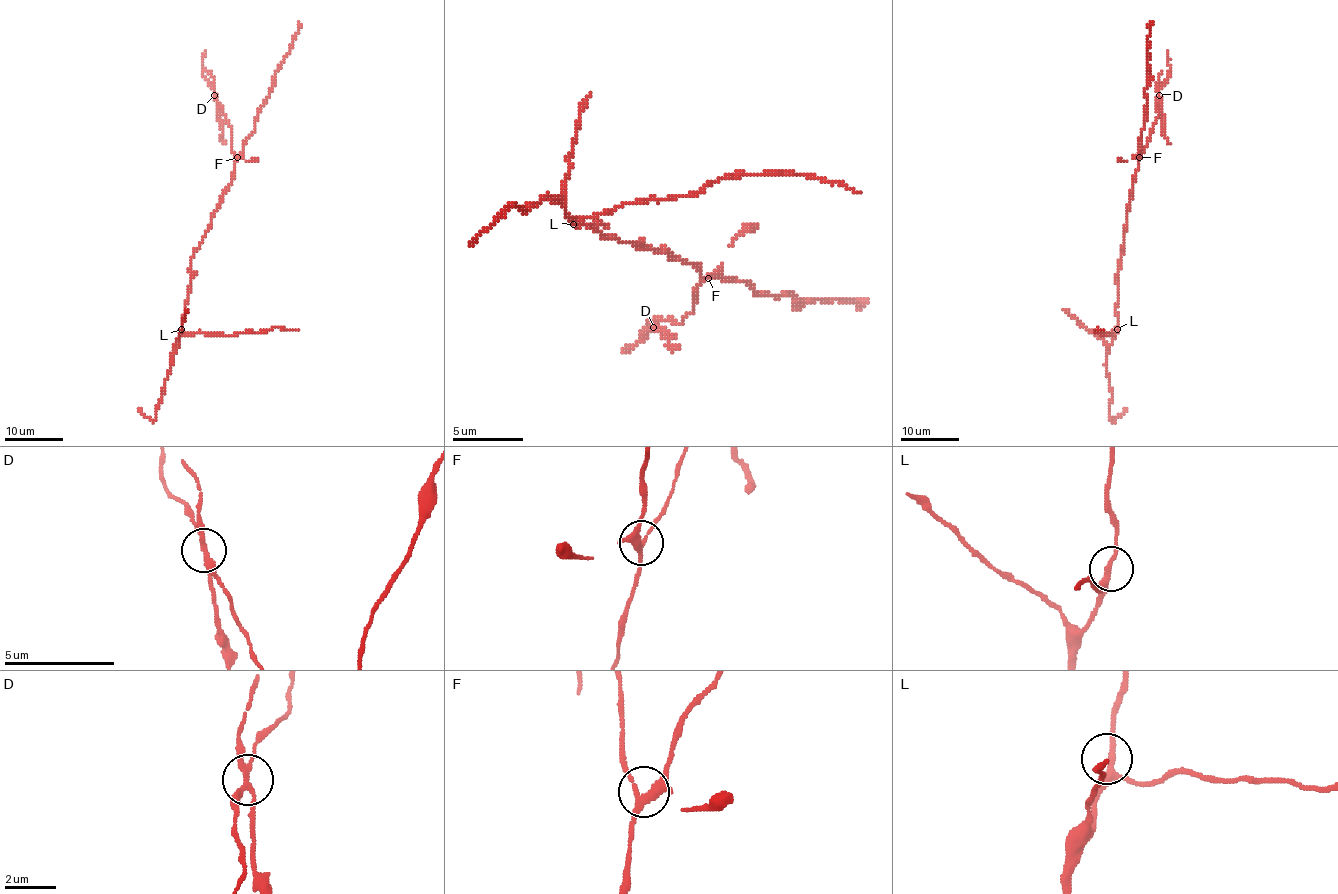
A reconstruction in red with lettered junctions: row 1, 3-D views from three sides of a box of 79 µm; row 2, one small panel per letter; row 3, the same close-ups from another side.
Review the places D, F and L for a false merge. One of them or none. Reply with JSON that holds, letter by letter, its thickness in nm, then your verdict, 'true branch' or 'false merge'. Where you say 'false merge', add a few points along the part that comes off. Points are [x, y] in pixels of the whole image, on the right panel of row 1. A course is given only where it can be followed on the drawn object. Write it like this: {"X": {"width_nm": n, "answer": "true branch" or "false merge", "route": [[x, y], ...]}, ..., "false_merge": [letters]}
{"D": {"width_nm": 200, "answer": "false merge", "route": [[1159, 95], [1161, 118], [1168, 144]]}, "F": {"width_nm": 240, "answer": "true branch"}, "L": {"width_nm": 200, "answer": "true branch"}, "false_merge": ["D"]}

